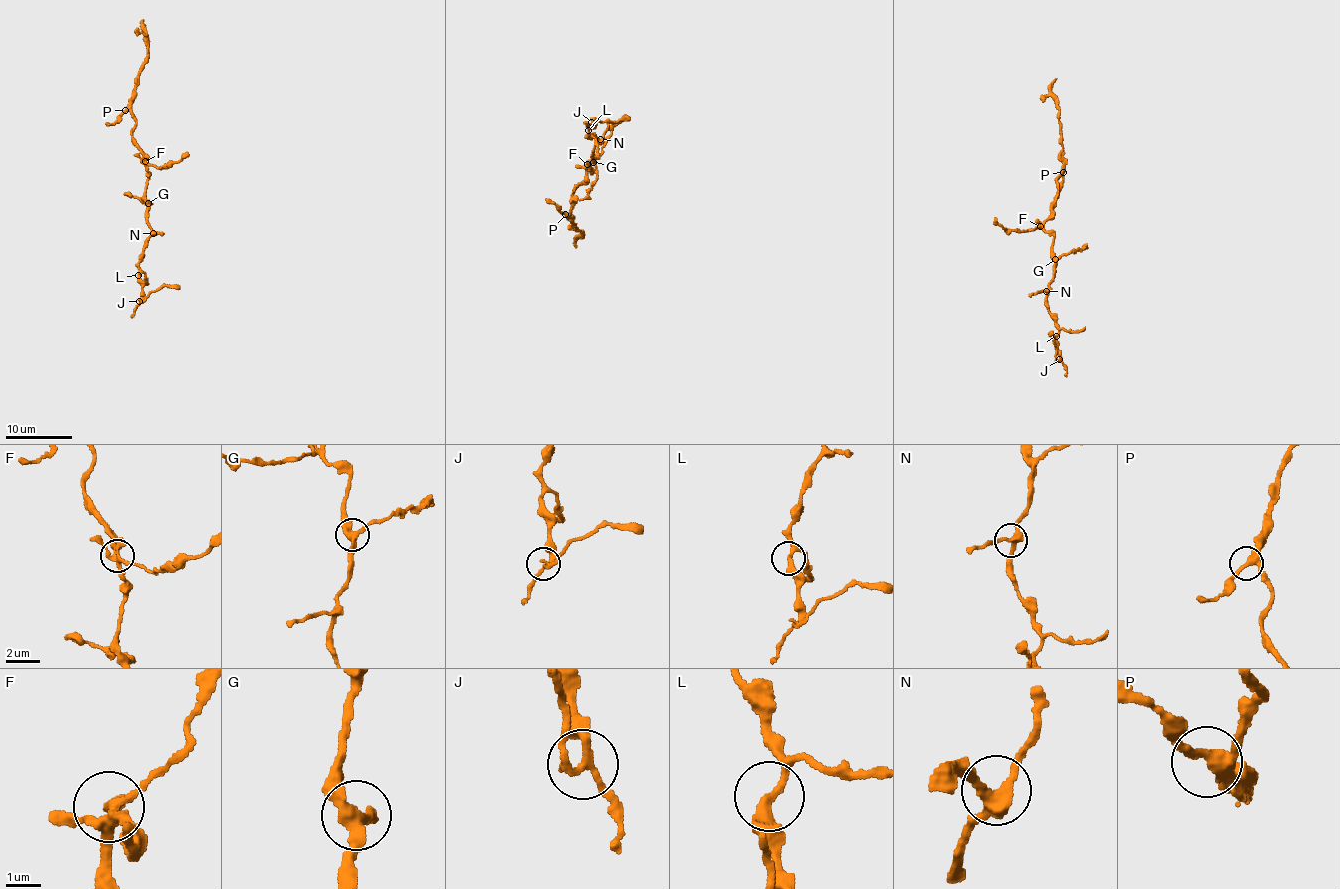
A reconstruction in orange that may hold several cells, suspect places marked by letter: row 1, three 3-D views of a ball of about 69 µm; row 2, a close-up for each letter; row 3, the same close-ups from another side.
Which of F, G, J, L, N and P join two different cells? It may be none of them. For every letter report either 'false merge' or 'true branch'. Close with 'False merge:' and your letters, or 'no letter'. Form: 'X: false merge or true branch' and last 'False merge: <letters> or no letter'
F: true branch
G: true branch
J: true branch
L: true branch
N: true branch
P: true branch
False merge: no letter

